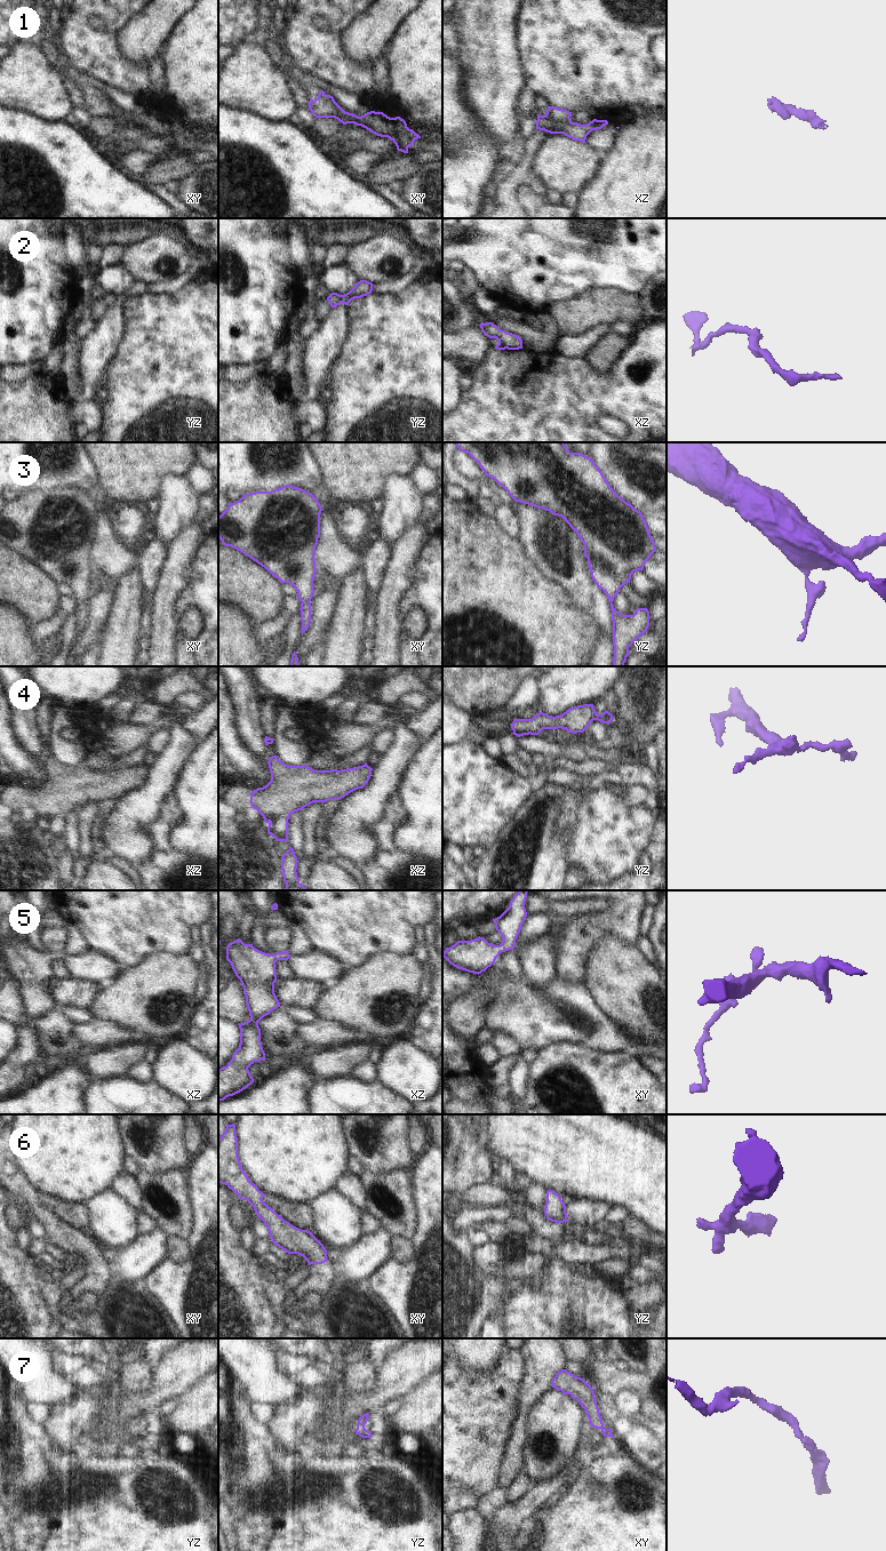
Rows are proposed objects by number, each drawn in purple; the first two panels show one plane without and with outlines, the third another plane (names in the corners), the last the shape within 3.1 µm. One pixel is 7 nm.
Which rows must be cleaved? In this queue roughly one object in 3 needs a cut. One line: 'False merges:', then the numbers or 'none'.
False merges: 2, 4

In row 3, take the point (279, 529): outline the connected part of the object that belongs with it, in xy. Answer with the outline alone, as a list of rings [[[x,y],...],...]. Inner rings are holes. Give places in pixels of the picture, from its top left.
[[[282,486],[271,491],[255,491],[229,503],[218,517],[218,538],[264,567],[280,583],[289,583],[297,591],[301,603],[302,634],[311,622],[311,599],[314,595],[313,581],[317,573],[314,554],[320,536],[322,507],[311,493]]]

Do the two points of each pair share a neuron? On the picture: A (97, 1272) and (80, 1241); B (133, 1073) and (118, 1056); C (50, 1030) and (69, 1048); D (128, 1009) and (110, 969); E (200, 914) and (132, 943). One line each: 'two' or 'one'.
A: one
B: two
C: one
D: two
E: one

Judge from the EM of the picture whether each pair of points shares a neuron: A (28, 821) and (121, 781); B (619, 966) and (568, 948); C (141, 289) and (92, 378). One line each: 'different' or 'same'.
A: different
B: different
C: same

